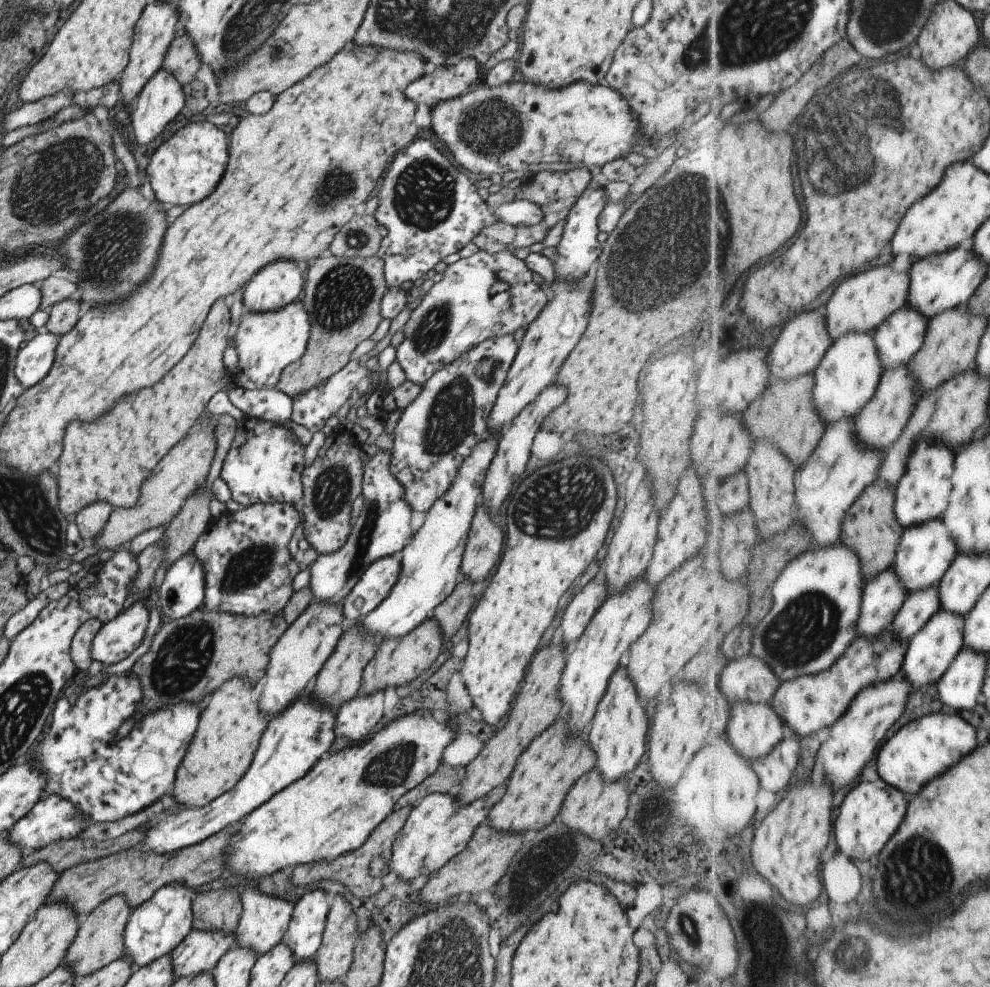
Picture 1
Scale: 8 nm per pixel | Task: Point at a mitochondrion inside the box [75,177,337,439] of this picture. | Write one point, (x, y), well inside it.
(109, 251)

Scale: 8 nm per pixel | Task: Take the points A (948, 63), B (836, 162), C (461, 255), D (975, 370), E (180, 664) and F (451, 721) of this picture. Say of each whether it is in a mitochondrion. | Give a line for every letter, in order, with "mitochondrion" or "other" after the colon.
A: other
B: mitochondrion
C: other
D: other
E: mitochondrion
F: other

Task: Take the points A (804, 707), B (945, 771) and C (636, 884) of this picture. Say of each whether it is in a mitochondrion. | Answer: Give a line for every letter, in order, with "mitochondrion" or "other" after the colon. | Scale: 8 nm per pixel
A: other
B: other
C: other

